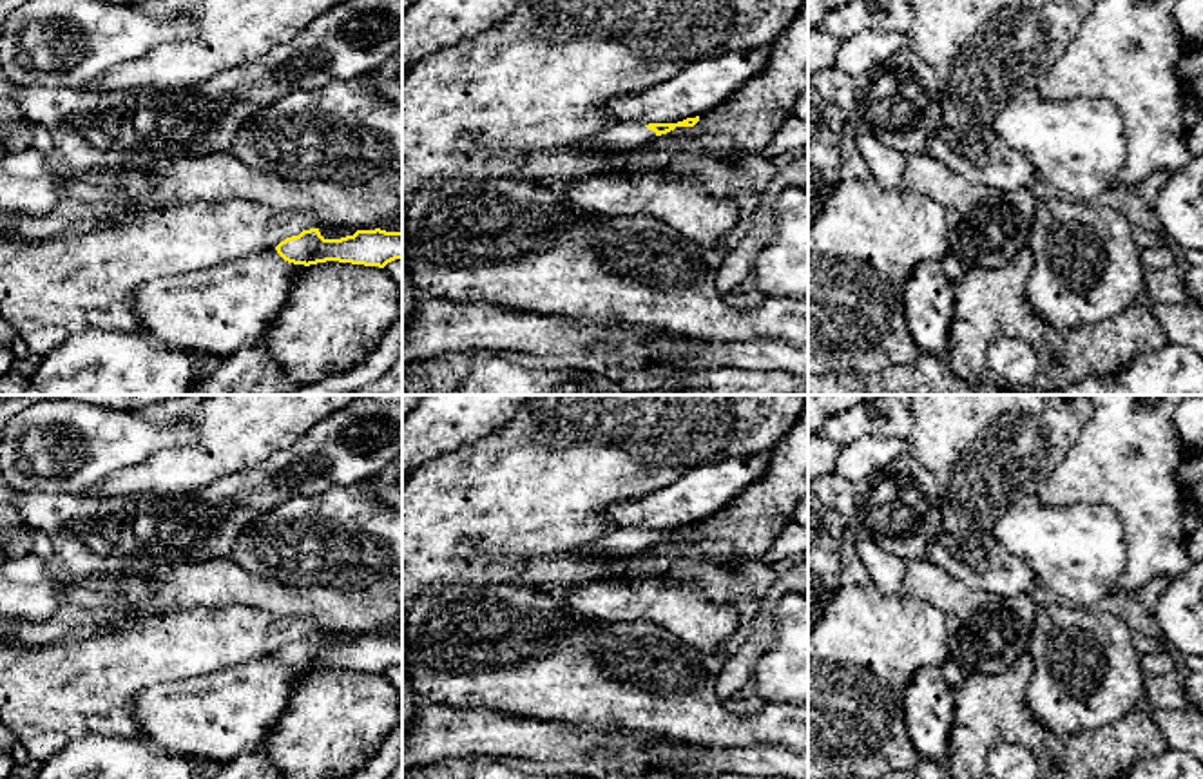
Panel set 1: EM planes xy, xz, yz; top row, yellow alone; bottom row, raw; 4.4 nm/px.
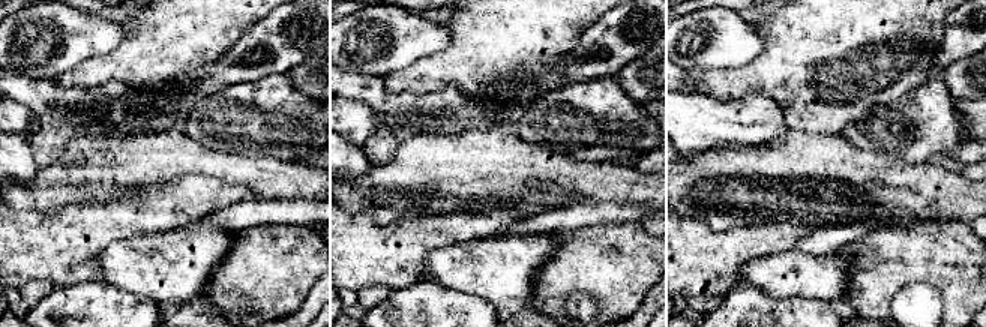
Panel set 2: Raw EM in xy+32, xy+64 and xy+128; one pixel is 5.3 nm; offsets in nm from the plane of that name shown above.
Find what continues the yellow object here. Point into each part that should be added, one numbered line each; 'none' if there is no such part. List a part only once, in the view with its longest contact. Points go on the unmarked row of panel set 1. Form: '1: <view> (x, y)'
1: xz (622, 542)

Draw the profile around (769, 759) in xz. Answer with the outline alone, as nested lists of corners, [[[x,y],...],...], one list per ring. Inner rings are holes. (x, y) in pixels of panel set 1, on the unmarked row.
[[[649,736],[649,746],[659,755],[656,770],[672,774],[719,774],[732,772],[741,775],[788,775],[808,779],[808,754],[794,754],[781,746],[763,748],[698,748],[688,752],[685,743]]]

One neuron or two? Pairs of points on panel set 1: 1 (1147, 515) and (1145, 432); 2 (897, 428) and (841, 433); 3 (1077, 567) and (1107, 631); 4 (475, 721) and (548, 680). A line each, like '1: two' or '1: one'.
1: one
2: one
3: two
4: two

